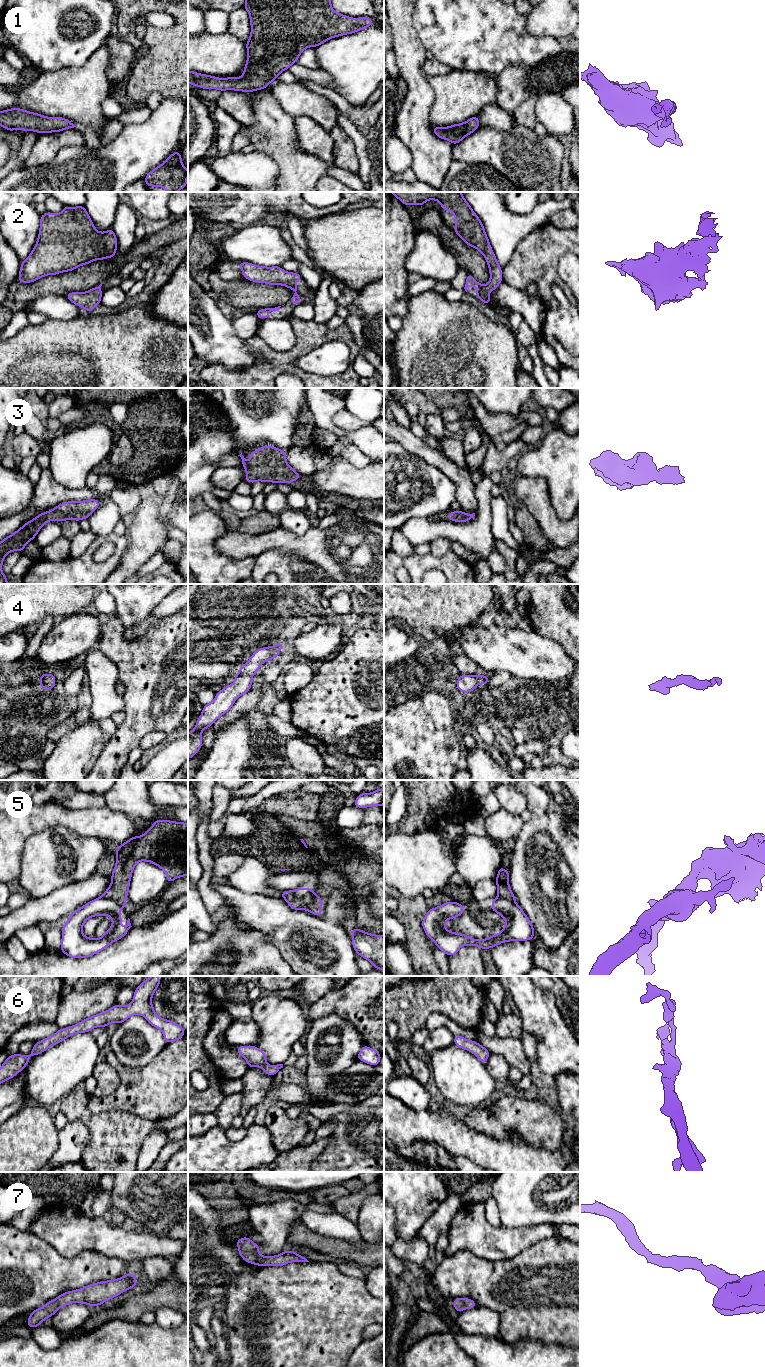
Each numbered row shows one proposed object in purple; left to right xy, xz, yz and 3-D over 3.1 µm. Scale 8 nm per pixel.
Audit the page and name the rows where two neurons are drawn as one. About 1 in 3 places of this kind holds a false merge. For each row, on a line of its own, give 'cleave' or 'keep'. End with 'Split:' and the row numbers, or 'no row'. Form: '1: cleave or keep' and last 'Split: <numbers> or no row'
1: keep
2: keep
3: keep
4: keep
5: cleave
6: keep
7: keep
Split: 5

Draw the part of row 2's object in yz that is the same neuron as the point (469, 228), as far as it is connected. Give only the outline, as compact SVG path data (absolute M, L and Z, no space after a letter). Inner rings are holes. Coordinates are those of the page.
M389 192L398 198L404 206L408 204L423 206L428 200L437 200L441 208L454 213L458 235L466 245L480 251L489 268L490 280L484 286L477 282L471 274L467 275L465 291L473 284L477 291L476 297L485 304L490 304L489 293L496 290L503 279L502 268L499 266L496 256L491 248L489 239L484 230L480 218L472 210L461 192Z

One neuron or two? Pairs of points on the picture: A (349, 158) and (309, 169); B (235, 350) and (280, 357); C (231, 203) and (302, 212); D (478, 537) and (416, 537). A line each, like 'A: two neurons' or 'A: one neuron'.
A: two neurons
B: two neurons
C: one neuron
D: one neuron

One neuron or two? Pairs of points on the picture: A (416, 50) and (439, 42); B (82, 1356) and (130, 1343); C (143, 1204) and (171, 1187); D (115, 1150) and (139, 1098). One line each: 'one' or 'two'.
A: two
B: one
C: one
D: two

